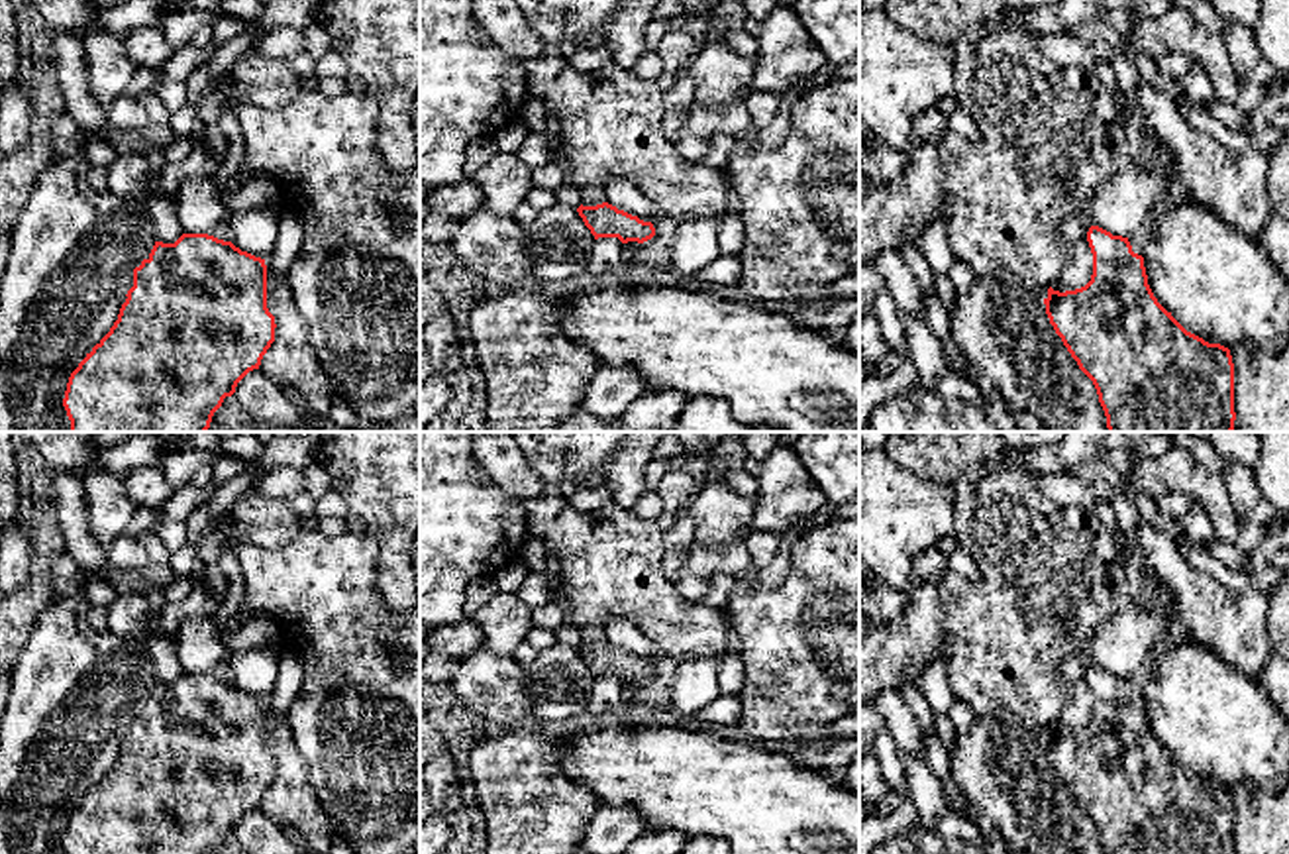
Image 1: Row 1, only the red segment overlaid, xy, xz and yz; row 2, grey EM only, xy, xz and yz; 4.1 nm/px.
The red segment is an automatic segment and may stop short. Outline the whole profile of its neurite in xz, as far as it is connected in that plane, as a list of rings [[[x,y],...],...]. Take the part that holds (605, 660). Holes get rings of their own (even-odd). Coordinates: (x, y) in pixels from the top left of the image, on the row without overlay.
[[[602,642],[596,646],[579,646],[579,656],[591,669],[594,679],[598,677],[618,677],[622,683],[638,681],[644,683],[655,675],[651,662],[644,662],[616,646]]]

